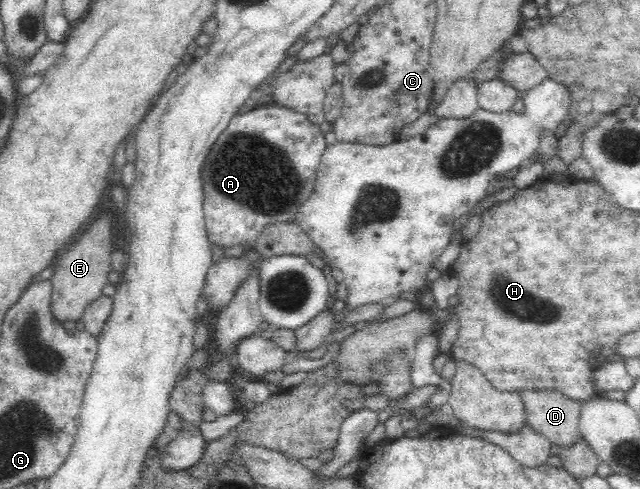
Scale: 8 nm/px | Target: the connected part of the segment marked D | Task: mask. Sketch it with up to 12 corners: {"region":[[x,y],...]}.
{"region":[[520,390],[528,426],[552,445],[579,436],[579,401]]}

